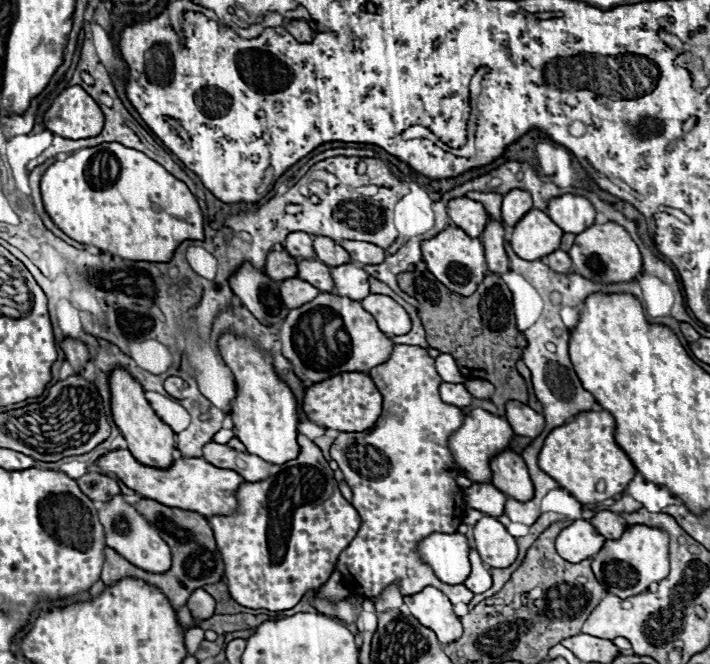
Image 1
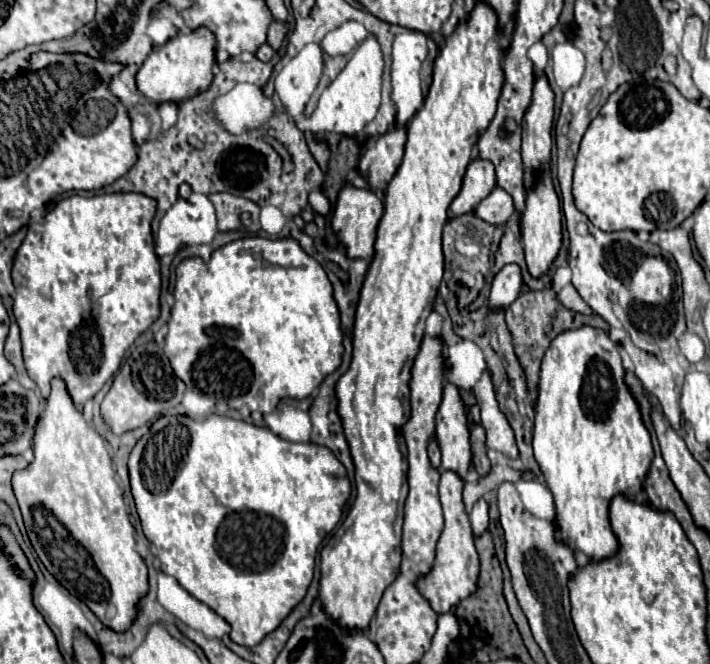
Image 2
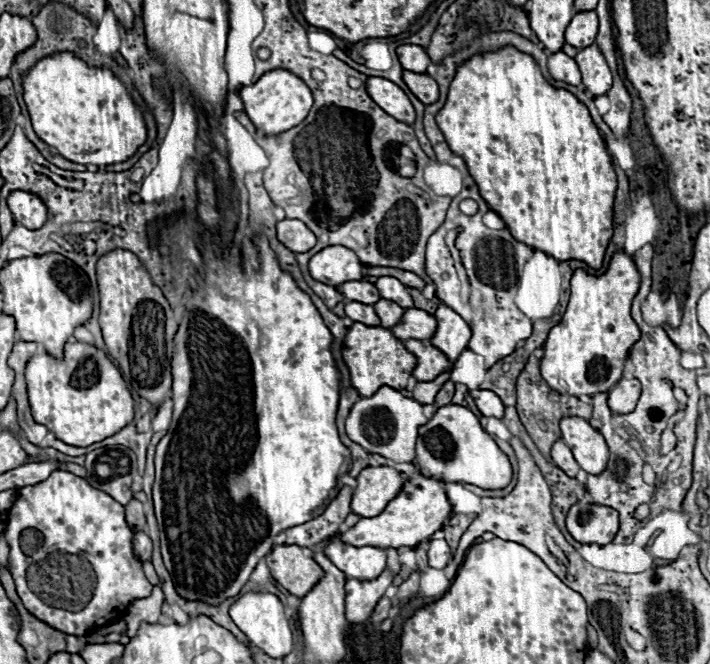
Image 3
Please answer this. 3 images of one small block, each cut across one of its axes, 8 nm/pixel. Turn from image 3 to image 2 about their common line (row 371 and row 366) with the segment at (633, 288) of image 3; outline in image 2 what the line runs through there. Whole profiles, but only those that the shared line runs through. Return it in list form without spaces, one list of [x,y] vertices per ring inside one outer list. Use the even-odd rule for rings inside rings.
[[[580,326],[576,330],[566,330],[562,334],[558,334],[550,342],[550,348],[546,350],[546,354],[542,358],[542,372],[540,372],[540,384],[538,384],[538,402],[536,402],[536,418],[534,418],[534,456],[540,464],[540,470],[546,478],[552,494],[554,494],[554,500],[556,500],[556,524],[558,524],[556,538],[566,540],[572,546],[572,550],[582,550],[590,560],[604,560],[604,558],[616,554],[618,542],[616,542],[616,536],[612,534],[612,528],[610,528],[608,504],[610,504],[612,496],[616,496],[616,494],[624,494],[624,496],[630,496],[630,498],[636,496],[636,492],[644,484],[644,478],[646,478],[648,466],[654,458],[654,452],[652,452],[650,432],[648,432],[648,428],[644,426],[644,420],[642,420],[640,406],[638,406],[636,398],[632,396],[630,388],[624,382],[624,368],[622,368],[618,346],[610,340],[608,332],[604,332],[600,328],[592,328],[592,326]]]

